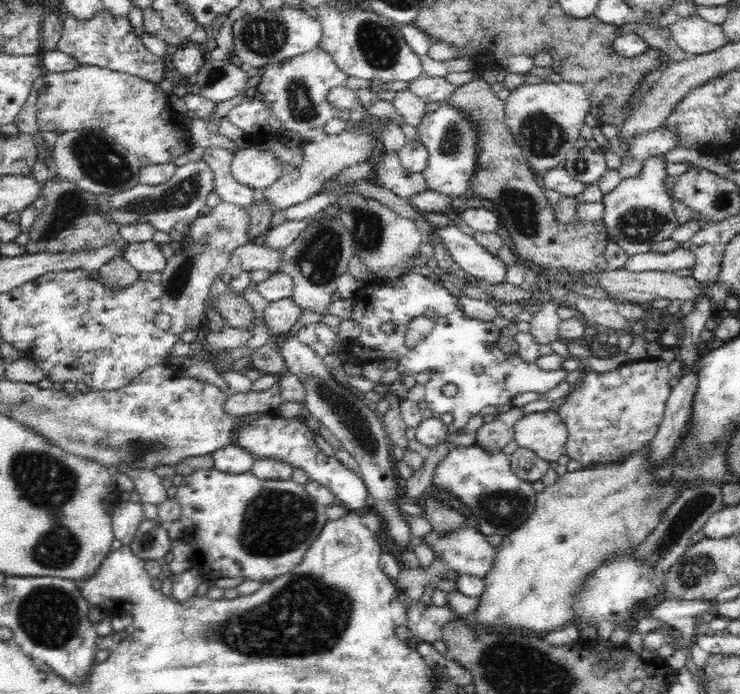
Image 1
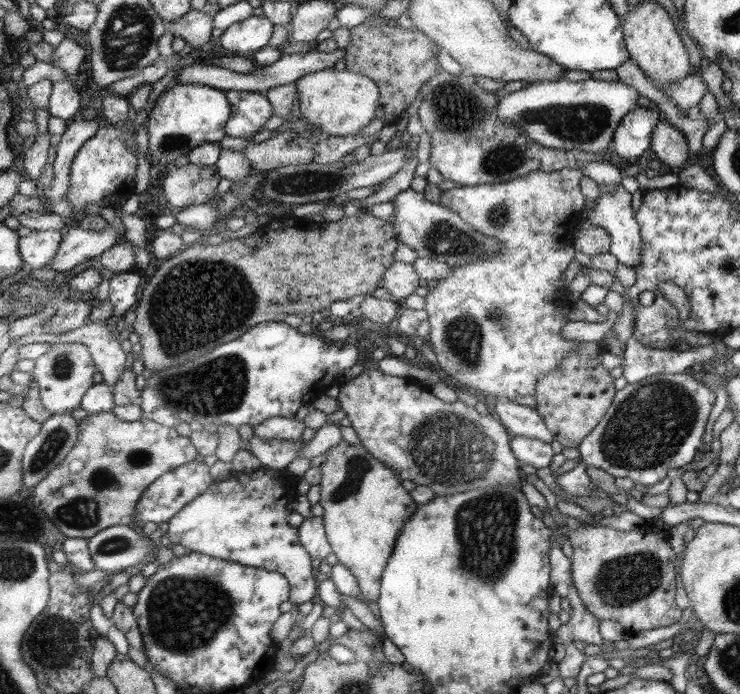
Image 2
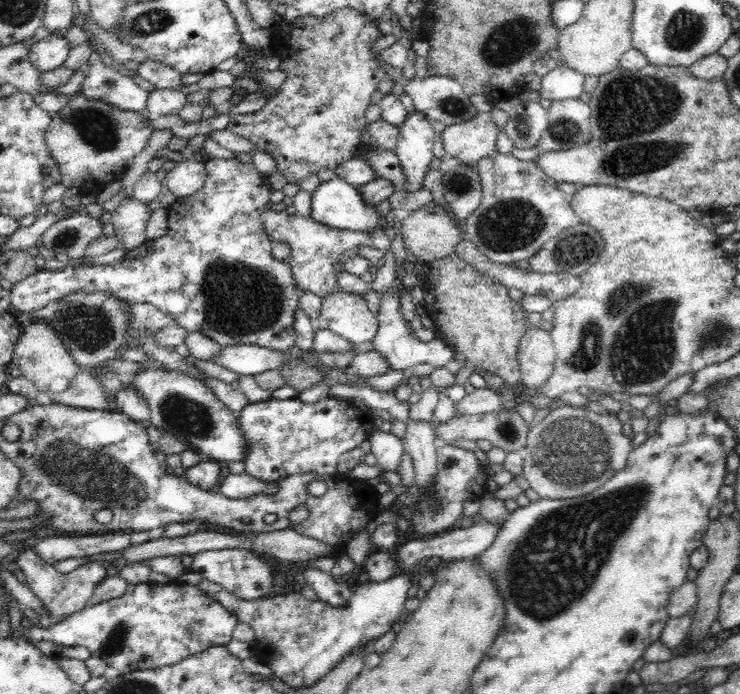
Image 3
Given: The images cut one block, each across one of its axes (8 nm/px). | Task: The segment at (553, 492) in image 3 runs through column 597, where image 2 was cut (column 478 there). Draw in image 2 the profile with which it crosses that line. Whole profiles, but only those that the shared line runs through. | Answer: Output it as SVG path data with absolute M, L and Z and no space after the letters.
M365 369L341 384L337 401L366 450L396 471L400 478L430 487L437 496L496 486L521 490L520 466L515 451L510 450L509 430L502 426L503 422L494 414L482 416L460 400L444 402L436 398L422 382L412 377L390 376L380 369Z

